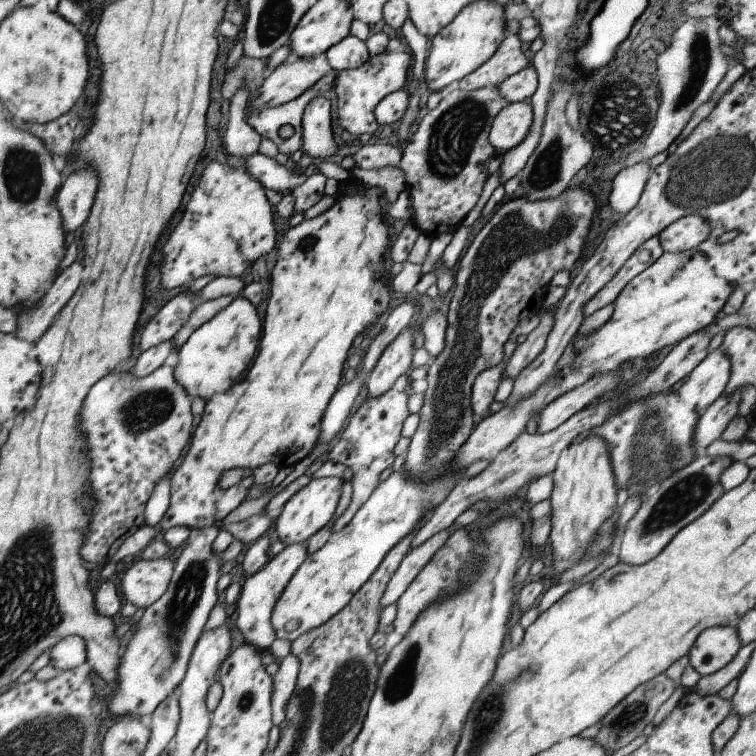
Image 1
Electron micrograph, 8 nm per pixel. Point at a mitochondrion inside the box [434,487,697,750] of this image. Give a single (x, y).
(635, 712)

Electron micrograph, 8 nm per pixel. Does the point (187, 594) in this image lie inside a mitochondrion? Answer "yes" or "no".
yes

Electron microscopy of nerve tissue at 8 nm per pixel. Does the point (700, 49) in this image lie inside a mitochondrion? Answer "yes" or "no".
yes

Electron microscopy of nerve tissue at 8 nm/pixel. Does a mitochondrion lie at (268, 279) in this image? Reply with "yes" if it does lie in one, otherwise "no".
no

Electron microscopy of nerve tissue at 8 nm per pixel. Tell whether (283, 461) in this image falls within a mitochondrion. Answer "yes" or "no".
no

